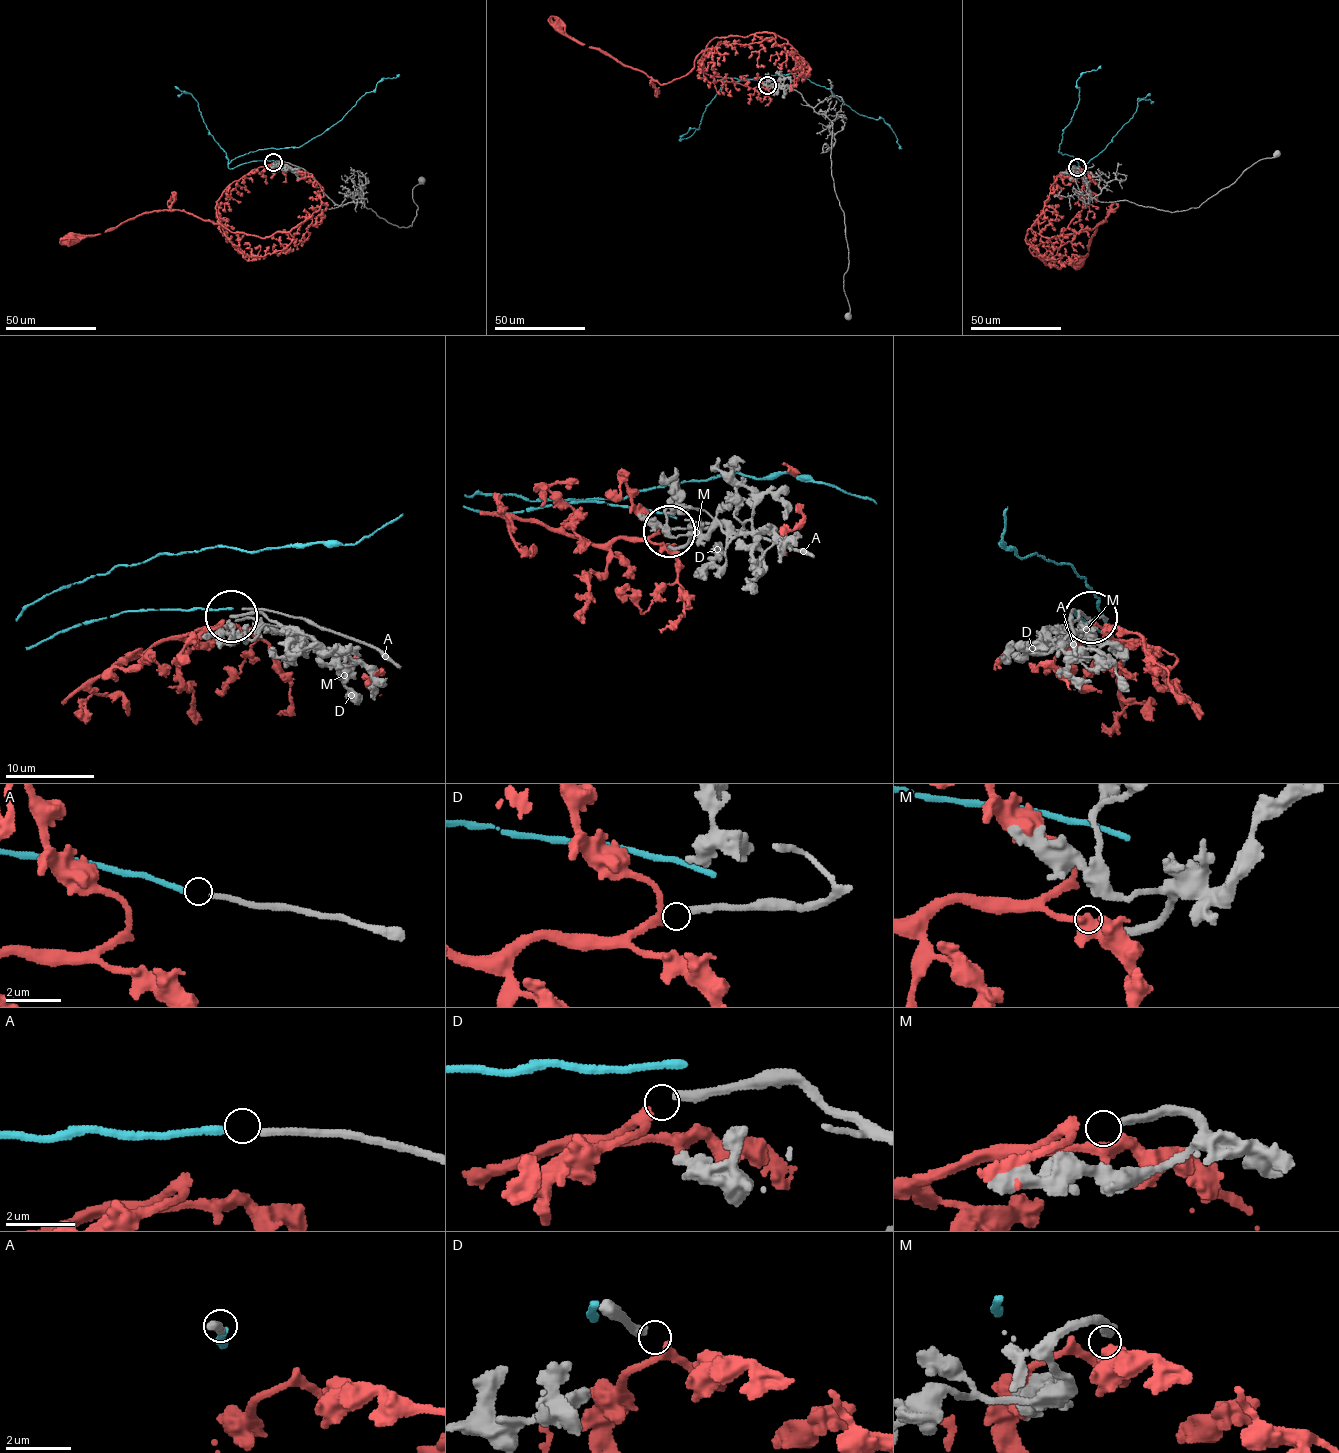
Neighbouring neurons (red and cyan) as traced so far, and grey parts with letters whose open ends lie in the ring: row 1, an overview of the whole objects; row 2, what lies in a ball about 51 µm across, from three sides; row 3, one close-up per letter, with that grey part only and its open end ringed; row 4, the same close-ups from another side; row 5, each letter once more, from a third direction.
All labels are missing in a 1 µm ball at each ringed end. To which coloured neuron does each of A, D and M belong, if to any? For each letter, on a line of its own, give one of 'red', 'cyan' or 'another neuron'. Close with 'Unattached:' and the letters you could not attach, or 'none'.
A: cyan
D: red
M: another neuron
Unattached: M

